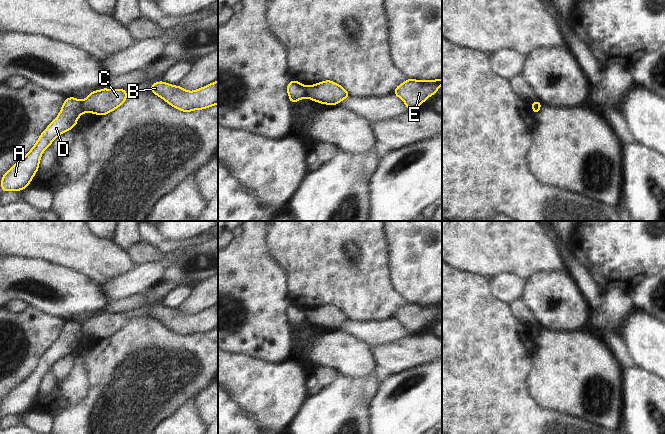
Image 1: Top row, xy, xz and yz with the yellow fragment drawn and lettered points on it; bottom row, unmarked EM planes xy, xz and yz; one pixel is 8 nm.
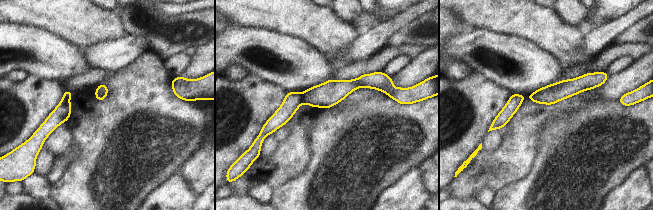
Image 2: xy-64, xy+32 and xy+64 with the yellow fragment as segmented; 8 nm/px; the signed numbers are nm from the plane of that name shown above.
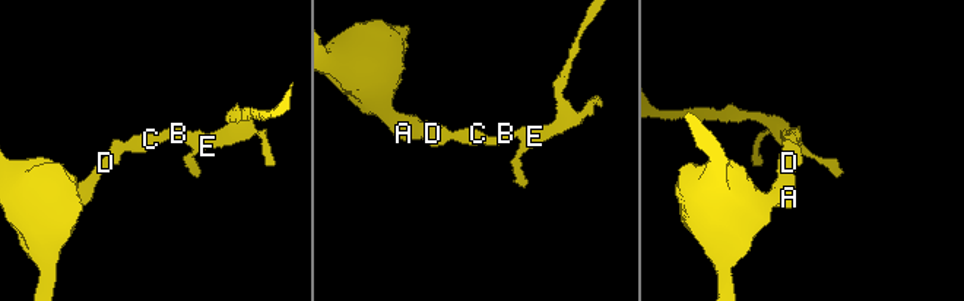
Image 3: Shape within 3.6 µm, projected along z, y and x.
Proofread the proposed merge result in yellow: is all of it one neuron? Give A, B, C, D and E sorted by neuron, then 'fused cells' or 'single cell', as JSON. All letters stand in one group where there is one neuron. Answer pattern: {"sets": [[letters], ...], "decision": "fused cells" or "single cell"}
{"sets": [["A", "D"], ["B", "C", "E"]], "decision": "fused cells"}

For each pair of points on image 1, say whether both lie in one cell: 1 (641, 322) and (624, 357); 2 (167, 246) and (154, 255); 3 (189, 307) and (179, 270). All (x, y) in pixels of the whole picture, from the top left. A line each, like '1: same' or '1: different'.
1: different
2: different
3: different

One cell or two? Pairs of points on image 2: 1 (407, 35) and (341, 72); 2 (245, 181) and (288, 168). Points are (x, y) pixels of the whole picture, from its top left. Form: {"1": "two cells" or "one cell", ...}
{"1": "two cells", "2": "one cell"}

